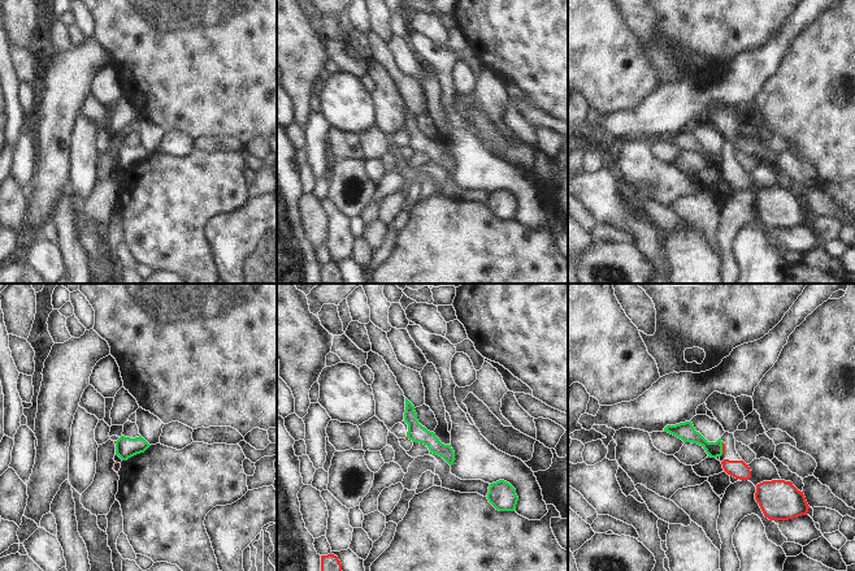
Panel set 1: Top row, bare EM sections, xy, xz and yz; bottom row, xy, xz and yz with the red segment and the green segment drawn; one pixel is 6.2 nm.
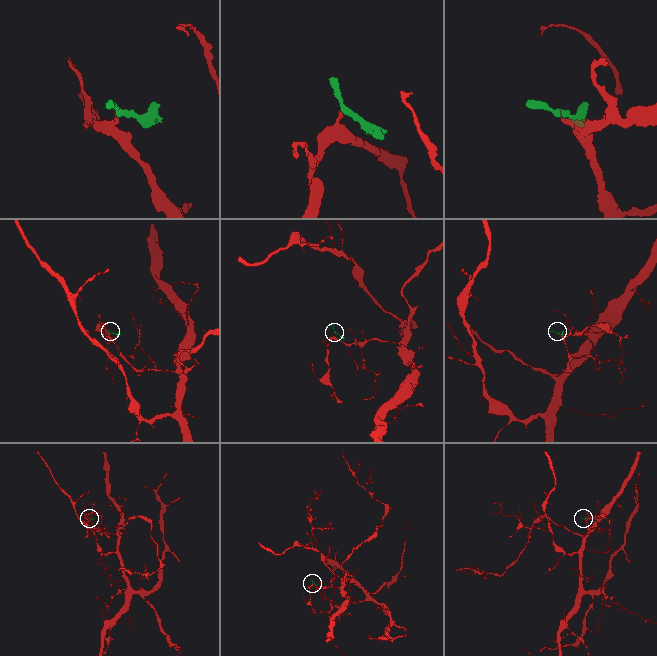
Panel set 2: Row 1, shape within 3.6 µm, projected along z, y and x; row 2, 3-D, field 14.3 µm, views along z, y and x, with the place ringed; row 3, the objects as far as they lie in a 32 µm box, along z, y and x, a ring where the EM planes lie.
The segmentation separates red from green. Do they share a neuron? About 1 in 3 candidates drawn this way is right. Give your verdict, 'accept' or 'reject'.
reject

